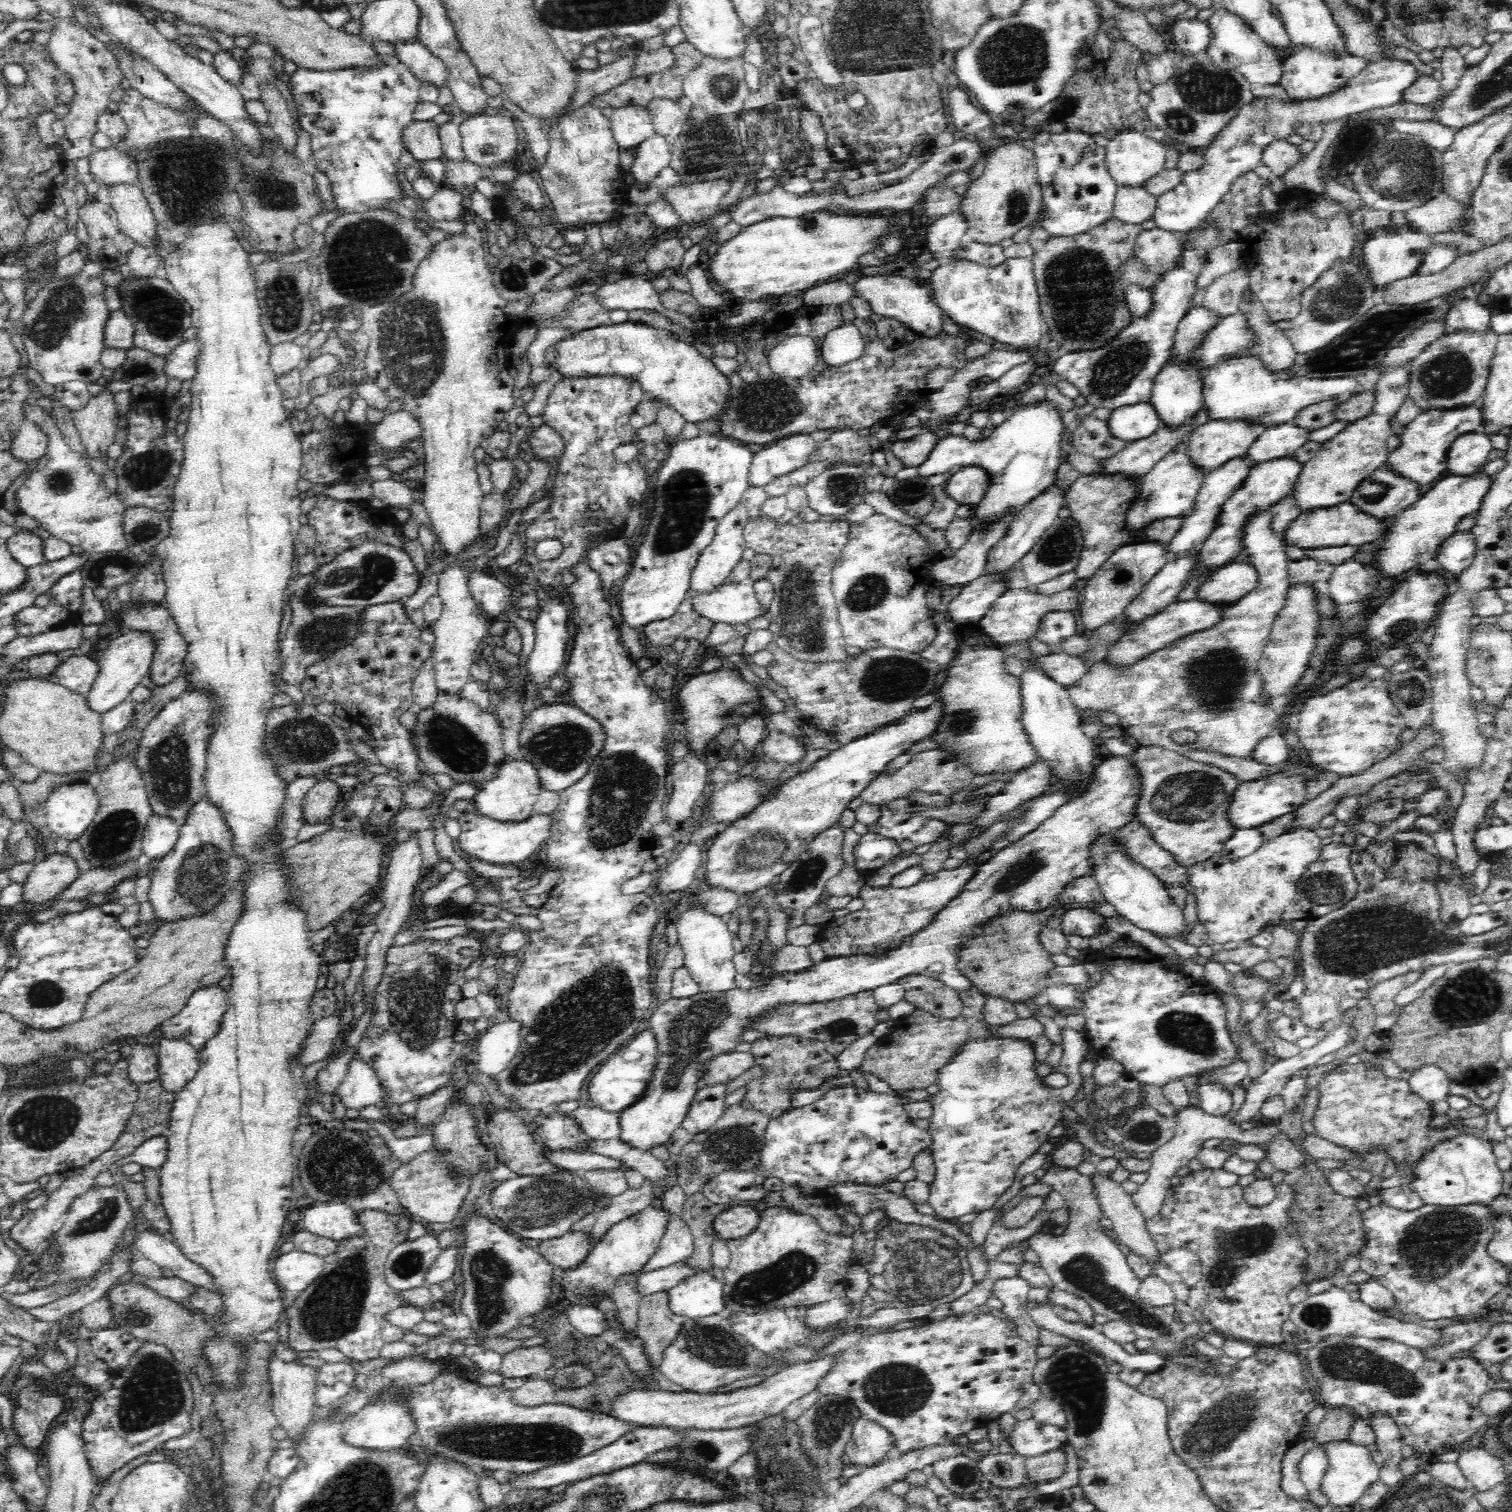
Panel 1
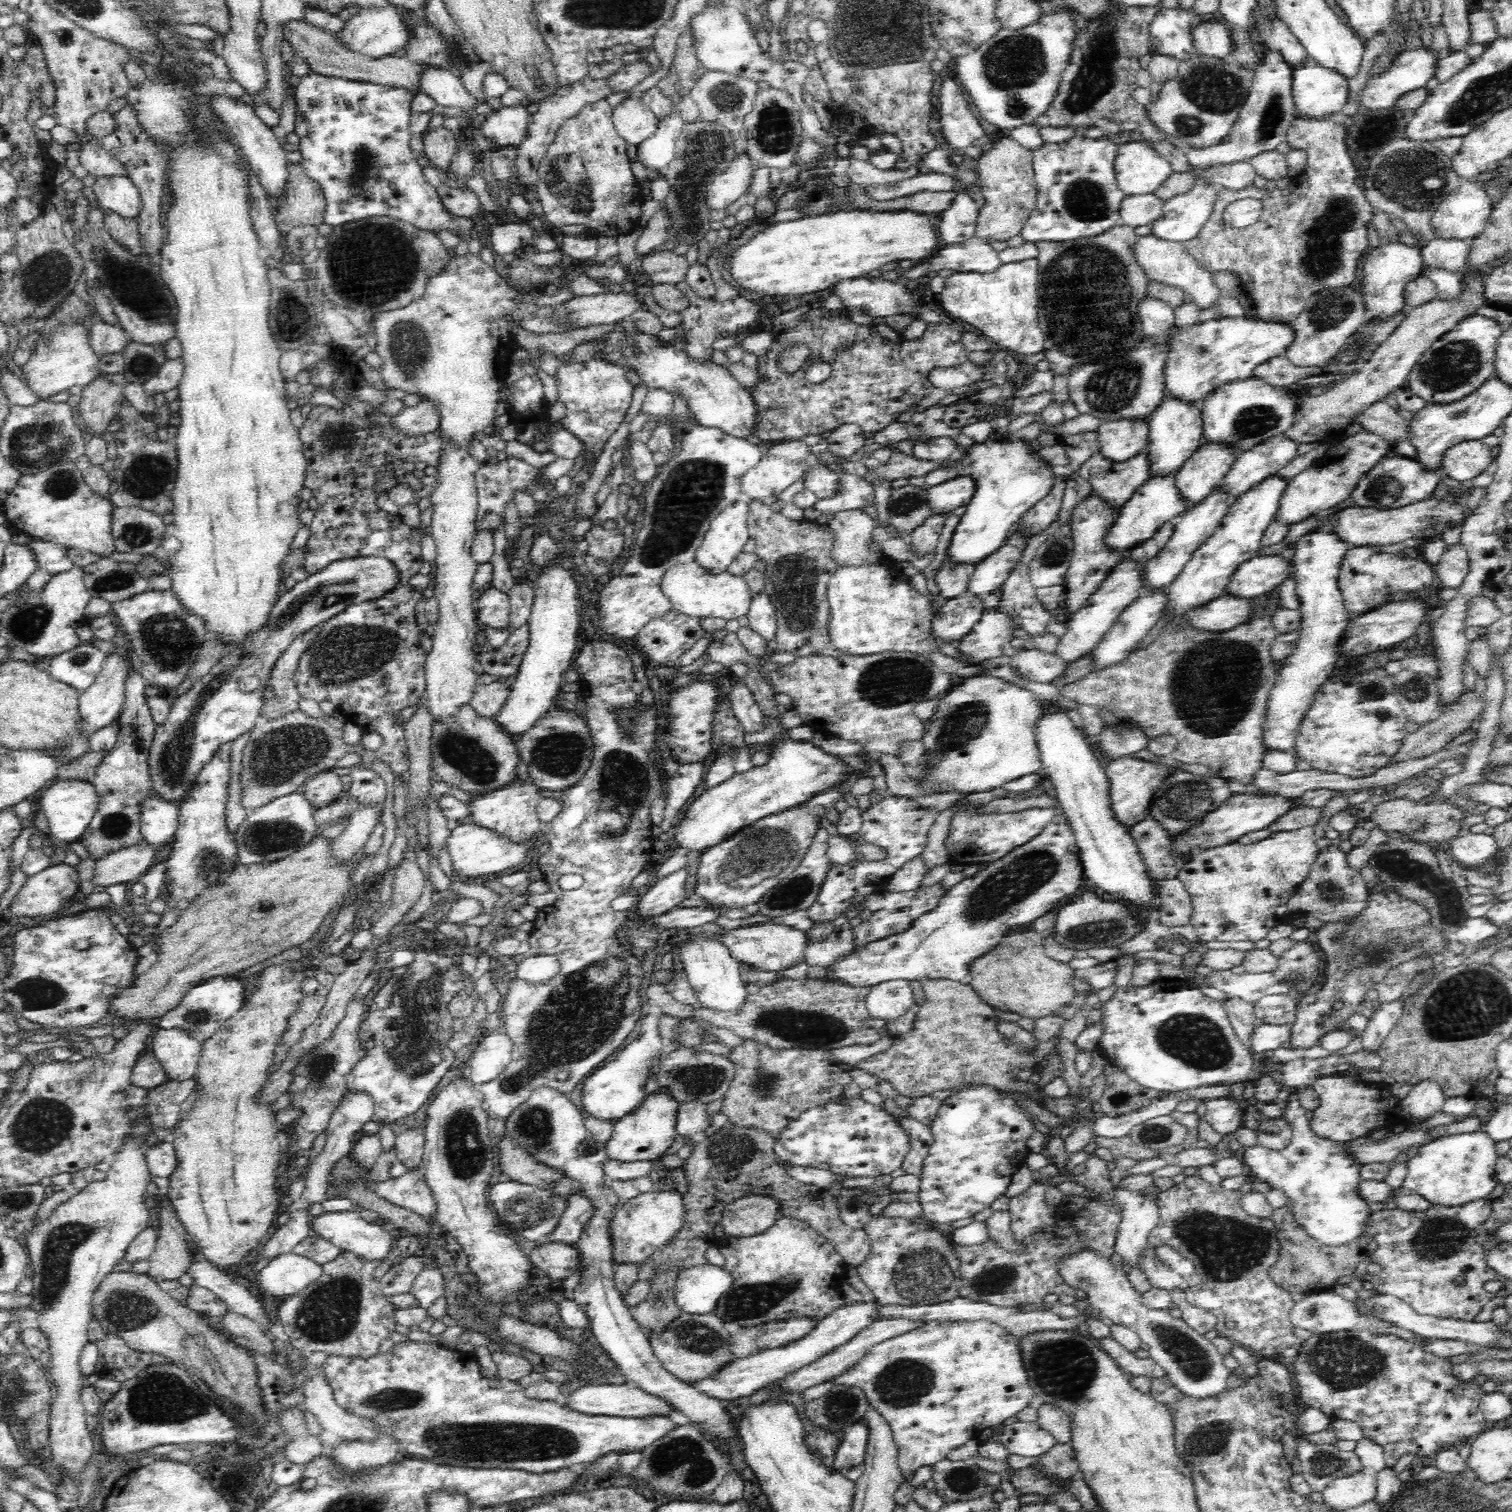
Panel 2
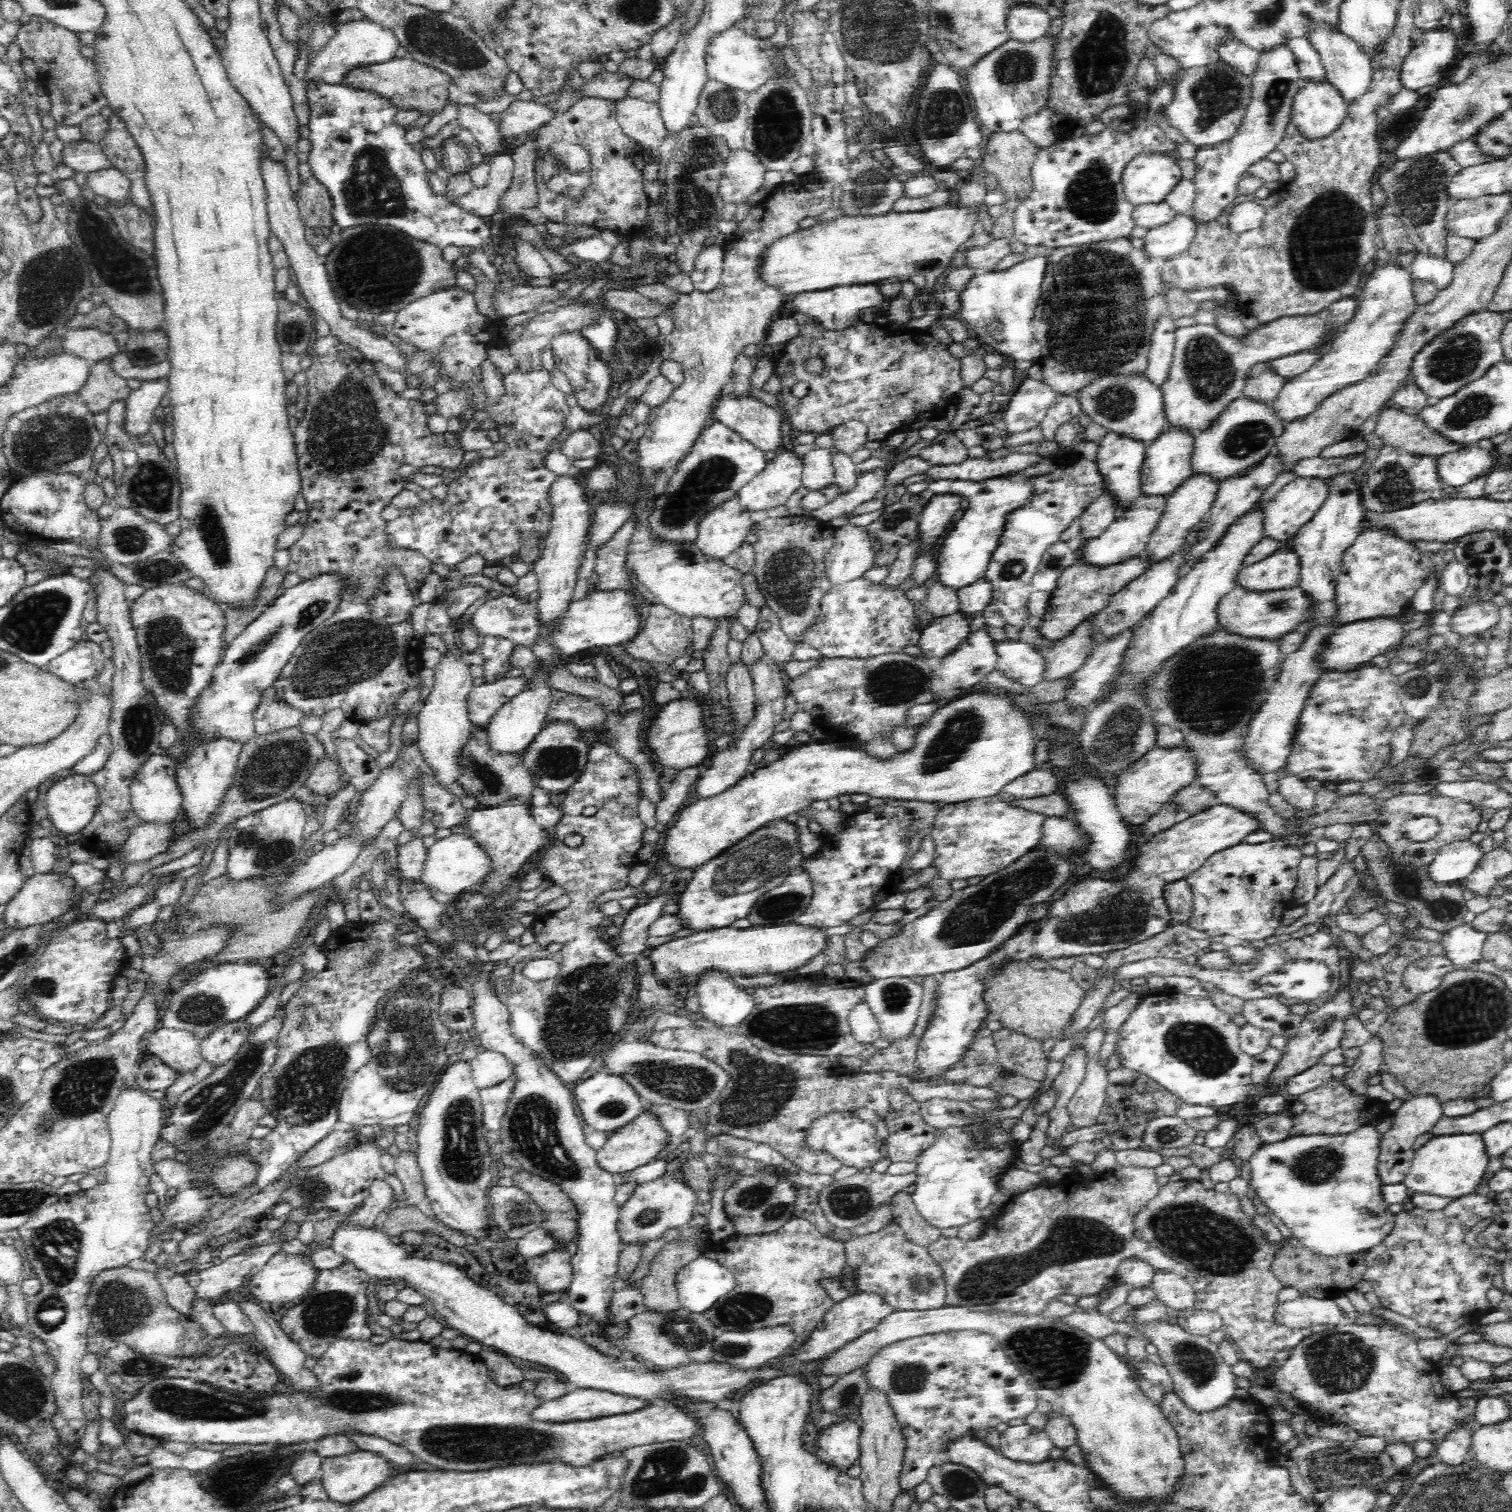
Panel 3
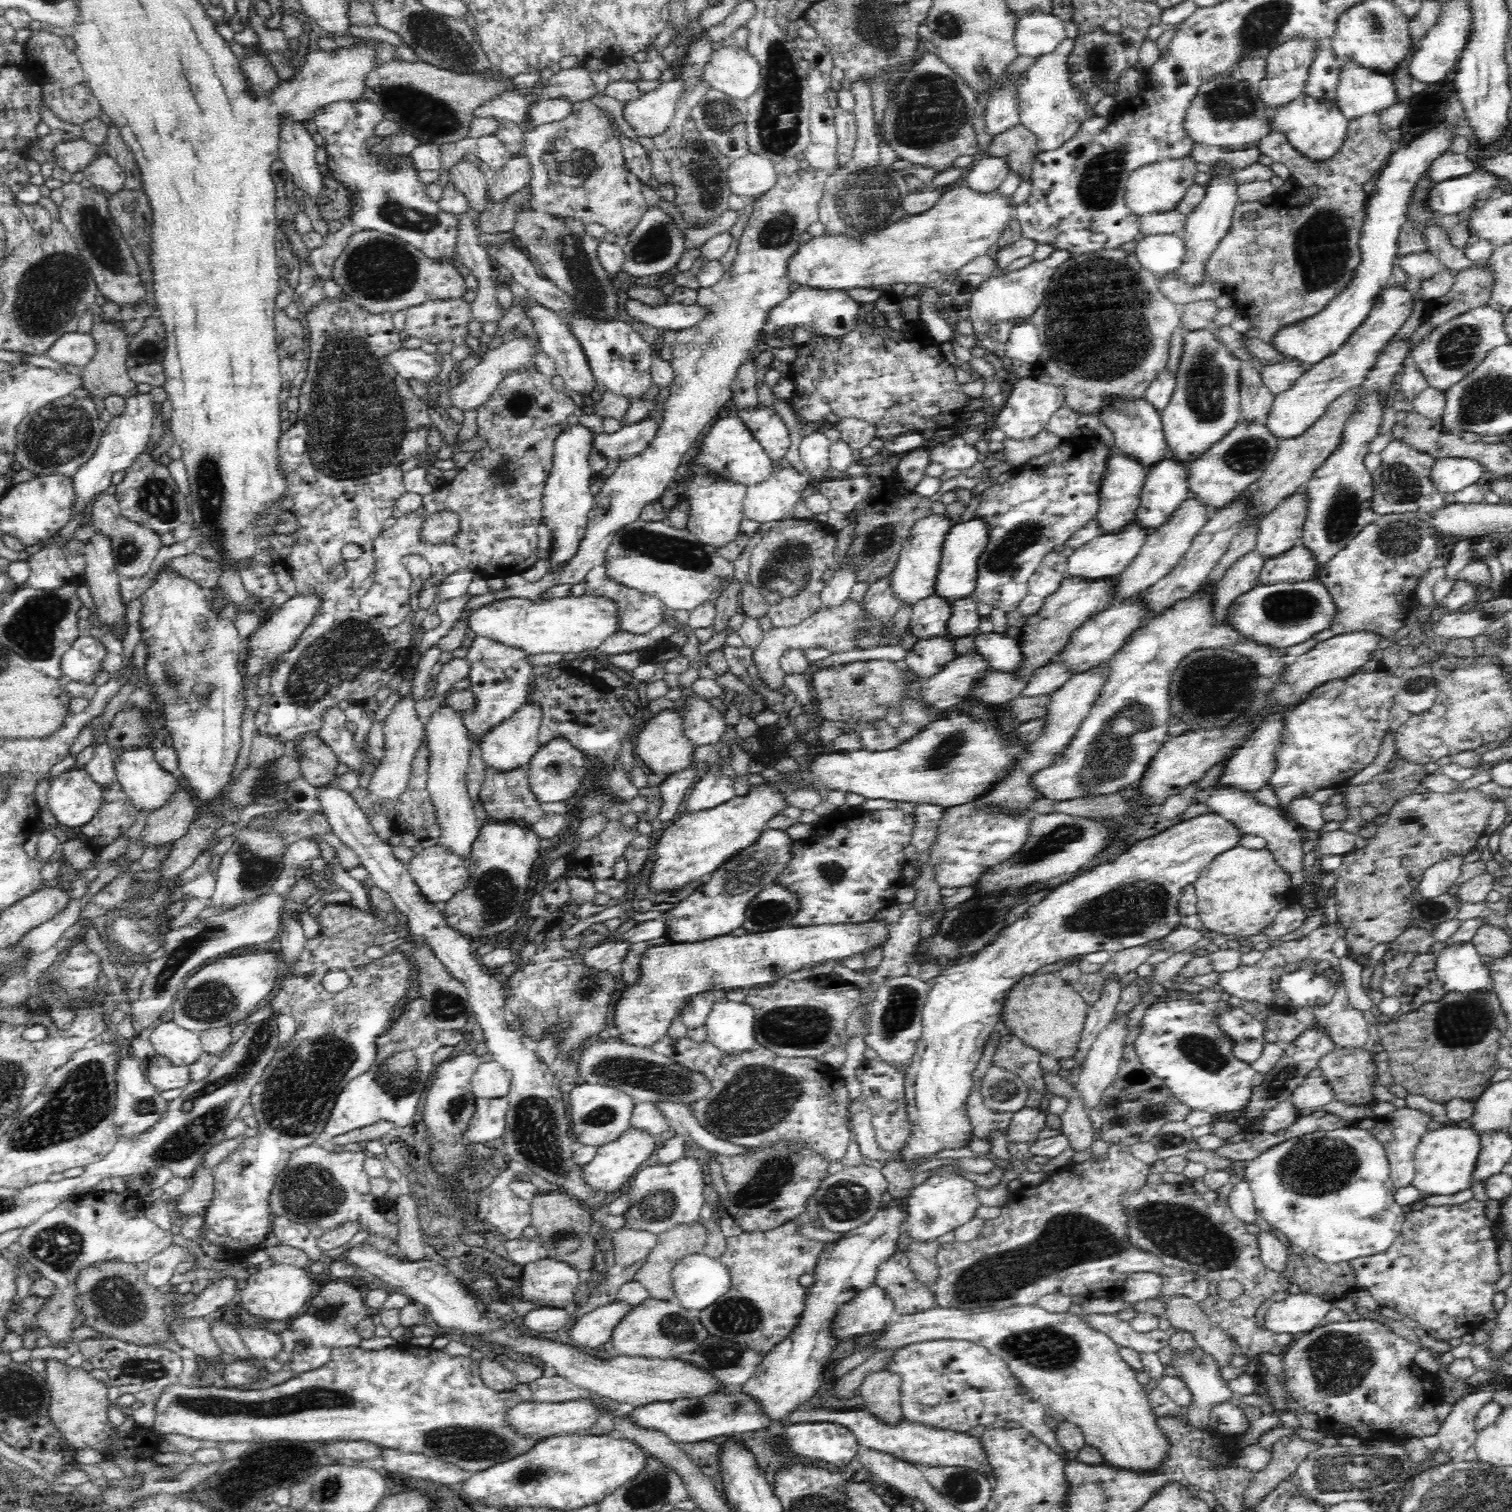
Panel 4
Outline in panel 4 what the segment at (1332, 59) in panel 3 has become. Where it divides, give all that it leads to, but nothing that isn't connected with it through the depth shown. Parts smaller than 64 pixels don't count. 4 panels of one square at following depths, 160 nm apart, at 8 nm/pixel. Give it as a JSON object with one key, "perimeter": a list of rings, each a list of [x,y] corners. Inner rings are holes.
{"perimeter":[[[1348,64],[1341,71],[1335,104],[1349,122],[1369,115],[1381,115],[1397,102],[1397,91],[1389,77],[1357,64]]]}

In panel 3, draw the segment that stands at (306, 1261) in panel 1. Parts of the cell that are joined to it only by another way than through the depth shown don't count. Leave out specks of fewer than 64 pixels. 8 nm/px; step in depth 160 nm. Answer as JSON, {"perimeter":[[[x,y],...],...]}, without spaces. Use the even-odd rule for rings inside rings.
{"perimeter":[[[280,1250],[275,1252],[258,1271],[252,1273],[247,1290],[255,1302],[286,1306],[288,1302],[301,1302],[307,1291],[314,1285],[316,1277],[316,1268],[310,1262],[306,1263],[295,1254],[288,1254]]]}

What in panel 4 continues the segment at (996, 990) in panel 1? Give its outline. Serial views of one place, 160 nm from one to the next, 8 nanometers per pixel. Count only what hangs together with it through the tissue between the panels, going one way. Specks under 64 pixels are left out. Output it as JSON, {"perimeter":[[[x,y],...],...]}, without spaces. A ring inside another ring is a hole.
{"perimeter":[[[1036,971],[1012,986],[1002,1008],[1001,1026],[1042,1055],[1056,1061],[1074,1059],[1079,1054],[1082,1030],[1090,1007],[1072,985],[1057,975]]]}

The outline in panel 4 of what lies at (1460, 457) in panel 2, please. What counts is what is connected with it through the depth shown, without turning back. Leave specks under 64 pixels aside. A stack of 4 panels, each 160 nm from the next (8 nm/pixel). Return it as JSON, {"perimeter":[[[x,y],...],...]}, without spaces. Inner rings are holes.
{"perimeter":[[[1469,458],[1435,459],[1430,480],[1438,492],[1448,496],[1474,483],[1484,482],[1483,469]]]}

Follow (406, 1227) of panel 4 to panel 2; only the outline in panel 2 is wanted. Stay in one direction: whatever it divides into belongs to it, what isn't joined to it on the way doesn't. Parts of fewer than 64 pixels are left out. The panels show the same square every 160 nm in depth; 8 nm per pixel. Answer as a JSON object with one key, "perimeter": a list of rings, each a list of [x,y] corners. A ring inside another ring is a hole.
{"perimeter":[[[425,1122],[418,1128],[411,1128],[395,1138],[396,1158],[407,1170],[418,1170],[423,1164],[423,1146]]]}

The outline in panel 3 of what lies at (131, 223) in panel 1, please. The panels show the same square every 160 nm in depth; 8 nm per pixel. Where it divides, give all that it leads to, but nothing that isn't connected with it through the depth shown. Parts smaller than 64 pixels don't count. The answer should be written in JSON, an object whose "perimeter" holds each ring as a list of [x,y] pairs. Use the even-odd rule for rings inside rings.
{"perimeter":[[[113,166],[85,174],[86,183],[96,195],[121,205],[129,196],[129,178]]]}

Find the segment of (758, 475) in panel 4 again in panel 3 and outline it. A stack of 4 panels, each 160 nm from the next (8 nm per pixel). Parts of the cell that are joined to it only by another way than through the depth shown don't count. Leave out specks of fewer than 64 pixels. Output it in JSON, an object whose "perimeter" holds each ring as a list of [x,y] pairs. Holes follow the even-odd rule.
{"perimeter":[[[712,420],[689,449],[688,456],[676,466],[676,472],[670,476],[664,492],[653,499],[652,514],[647,517],[652,531],[660,539],[694,541],[700,517],[764,472],[768,462],[763,450],[742,438],[732,427]]]}

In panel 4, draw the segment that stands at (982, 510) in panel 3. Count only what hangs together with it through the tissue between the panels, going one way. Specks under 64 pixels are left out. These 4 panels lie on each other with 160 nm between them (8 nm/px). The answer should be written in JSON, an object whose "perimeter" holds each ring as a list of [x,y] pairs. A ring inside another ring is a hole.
{"perimeter":[[[973,518],[962,523],[952,524],[944,535],[941,544],[941,560],[937,574],[935,592],[940,599],[950,603],[950,606],[959,601],[966,601],[973,596],[977,588],[978,558],[988,544],[987,526],[983,520]]]}

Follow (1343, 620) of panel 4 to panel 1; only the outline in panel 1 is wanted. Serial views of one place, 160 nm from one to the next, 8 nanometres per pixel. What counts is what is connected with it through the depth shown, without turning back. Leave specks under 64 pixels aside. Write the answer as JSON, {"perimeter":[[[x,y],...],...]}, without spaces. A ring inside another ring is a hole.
{"perimeter":[[[1348,560],[1334,568],[1329,580],[1330,596],[1336,605],[1368,602],[1380,592],[1376,576],[1378,572],[1370,564]]]}

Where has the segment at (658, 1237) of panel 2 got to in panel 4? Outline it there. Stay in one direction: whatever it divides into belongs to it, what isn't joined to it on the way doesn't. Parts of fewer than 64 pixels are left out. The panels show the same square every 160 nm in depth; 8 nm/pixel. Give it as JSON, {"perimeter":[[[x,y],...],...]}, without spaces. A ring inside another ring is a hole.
{"perimeter":[[[682,1155],[671,1163],[657,1161],[643,1170],[638,1169],[627,1193],[630,1208],[624,1214],[625,1226],[659,1235],[664,1230],[676,1226],[676,1223],[698,1221],[705,1202],[706,1175],[705,1164],[689,1155]]]}

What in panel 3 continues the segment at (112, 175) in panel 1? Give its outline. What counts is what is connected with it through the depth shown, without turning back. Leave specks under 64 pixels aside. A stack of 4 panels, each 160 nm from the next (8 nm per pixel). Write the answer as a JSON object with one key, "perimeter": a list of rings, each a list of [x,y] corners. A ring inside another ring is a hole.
{"perimeter":[[[86,140],[65,143],[62,148],[62,164],[72,168],[76,173],[84,174],[112,167],[112,163],[104,155],[100,144]]]}

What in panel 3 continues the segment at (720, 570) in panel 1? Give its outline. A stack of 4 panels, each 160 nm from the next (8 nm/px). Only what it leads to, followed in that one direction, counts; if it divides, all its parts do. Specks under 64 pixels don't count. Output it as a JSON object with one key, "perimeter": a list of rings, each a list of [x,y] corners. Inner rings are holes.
{"perimeter":[[[736,493],[700,517],[695,541],[706,555],[722,559],[746,540],[752,524]]]}

